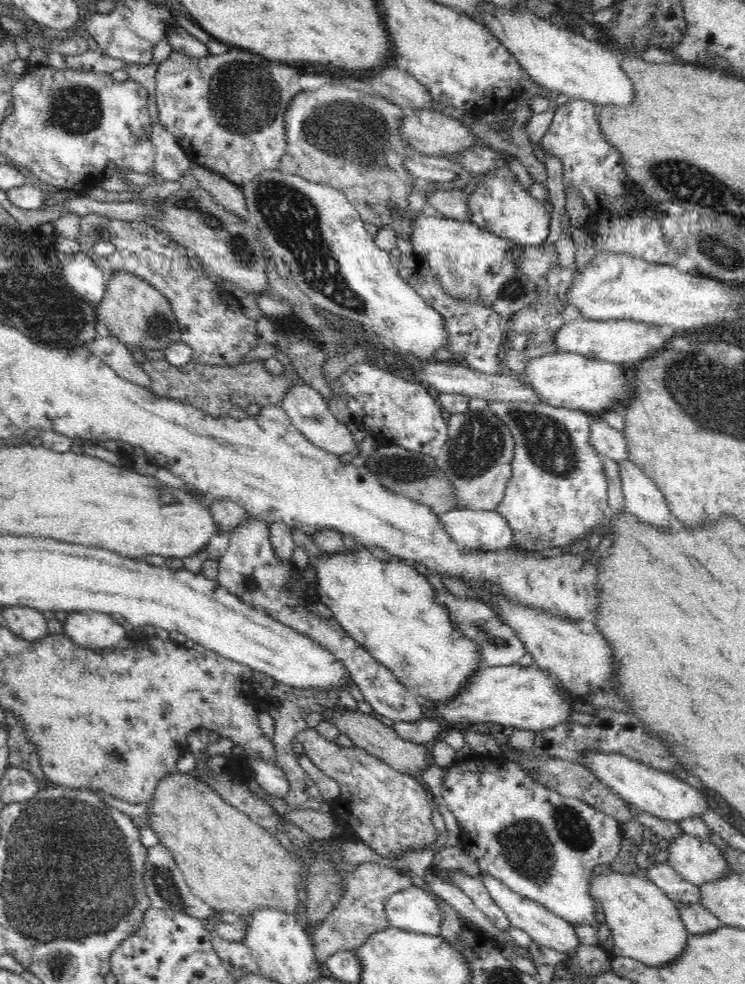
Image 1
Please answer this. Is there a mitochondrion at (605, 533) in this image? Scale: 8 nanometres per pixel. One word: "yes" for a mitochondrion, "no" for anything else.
no

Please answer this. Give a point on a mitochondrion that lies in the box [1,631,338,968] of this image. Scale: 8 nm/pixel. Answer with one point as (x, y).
(49, 894)

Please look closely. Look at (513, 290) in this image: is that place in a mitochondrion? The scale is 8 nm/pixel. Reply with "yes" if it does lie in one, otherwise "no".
yes

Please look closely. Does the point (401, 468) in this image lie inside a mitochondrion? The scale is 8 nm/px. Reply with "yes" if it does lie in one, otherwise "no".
yes

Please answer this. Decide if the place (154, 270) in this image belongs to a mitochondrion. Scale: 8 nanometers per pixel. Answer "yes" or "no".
no

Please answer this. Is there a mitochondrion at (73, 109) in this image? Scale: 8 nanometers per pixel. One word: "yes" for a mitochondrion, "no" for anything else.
yes

